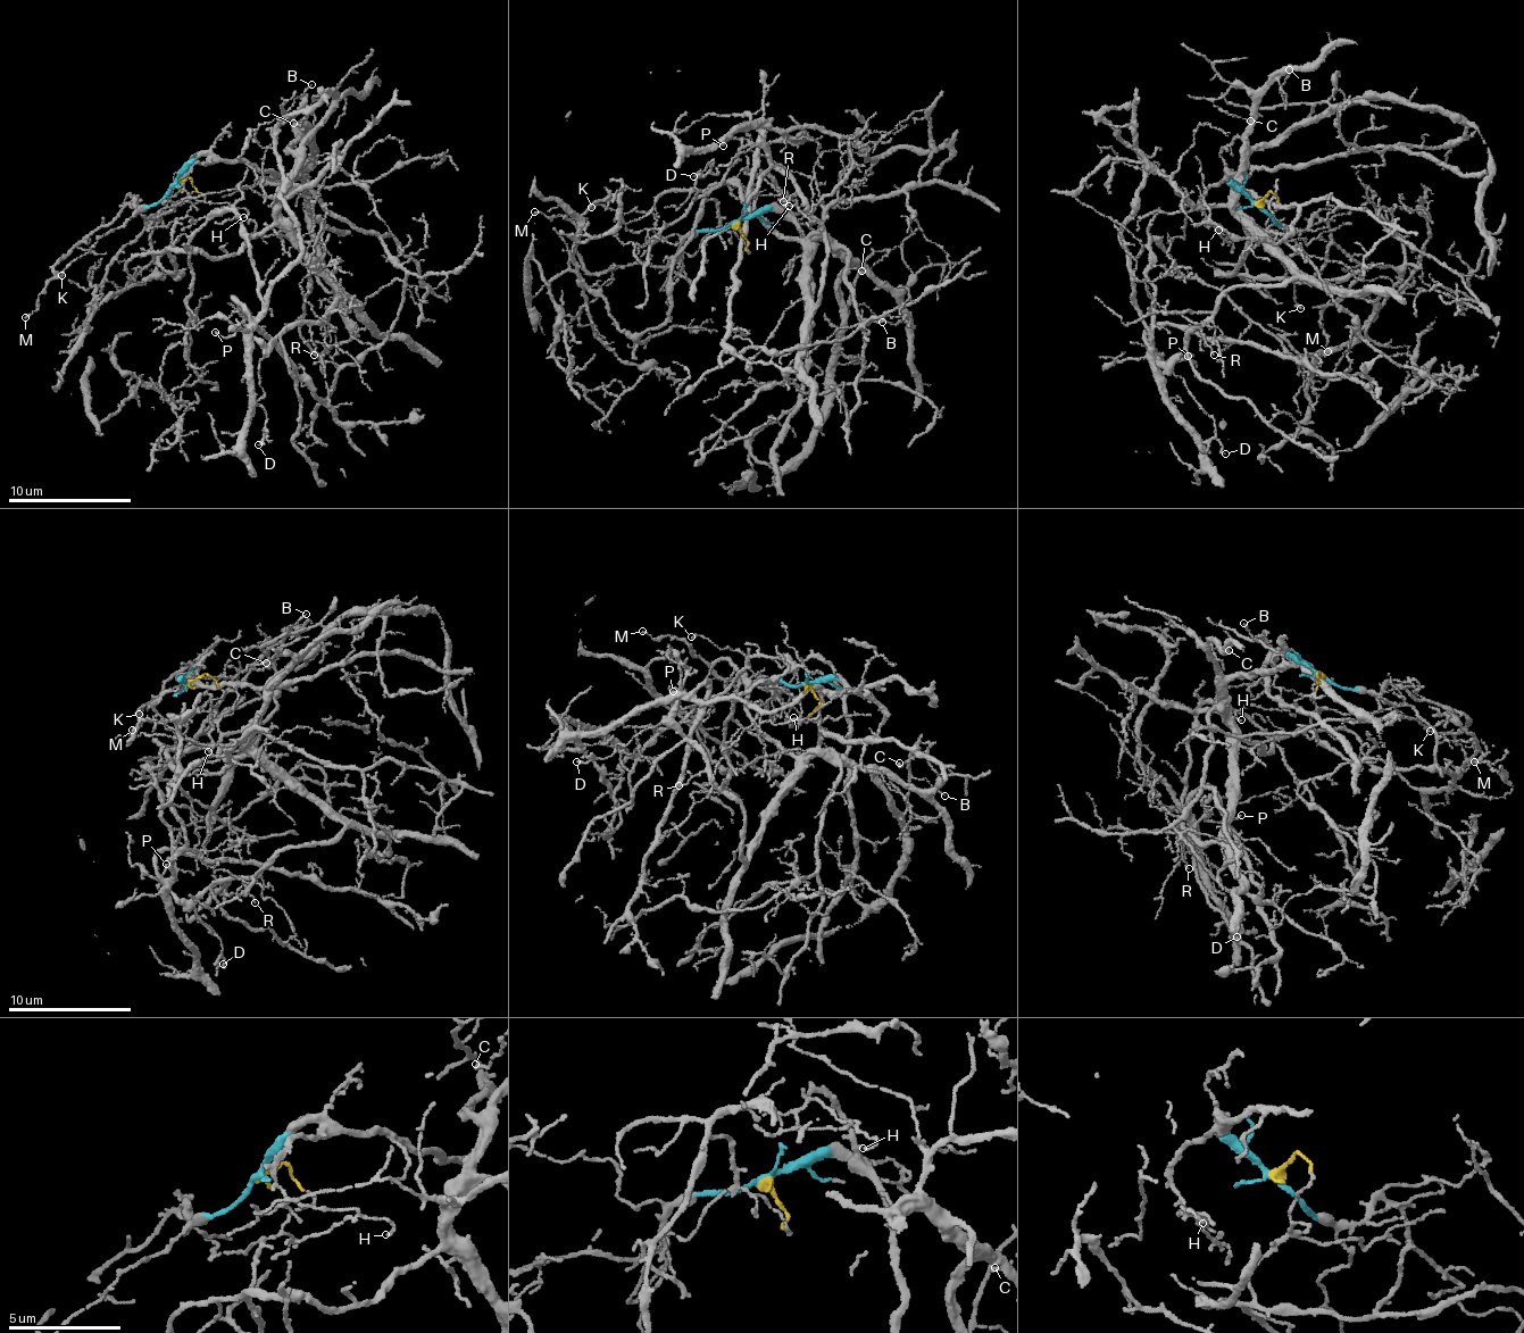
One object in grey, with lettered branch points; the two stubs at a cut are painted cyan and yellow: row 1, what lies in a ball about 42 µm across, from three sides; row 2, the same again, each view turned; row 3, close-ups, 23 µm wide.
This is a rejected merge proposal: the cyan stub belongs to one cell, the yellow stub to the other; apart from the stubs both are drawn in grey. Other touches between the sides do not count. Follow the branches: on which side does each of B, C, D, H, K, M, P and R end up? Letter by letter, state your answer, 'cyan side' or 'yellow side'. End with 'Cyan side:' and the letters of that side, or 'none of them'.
B: yellow side
C: yellow side
D: yellow side
H: cyan side
K: cyan side
M: cyan side
P: yellow side
R: yellow side
Cyan side: H, K, M

